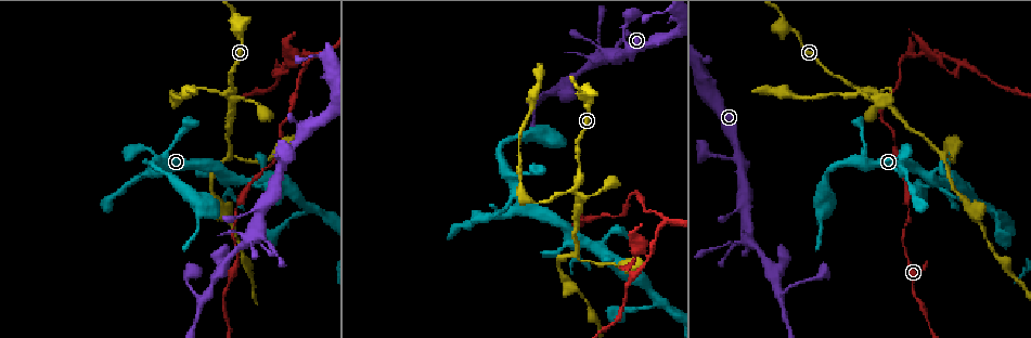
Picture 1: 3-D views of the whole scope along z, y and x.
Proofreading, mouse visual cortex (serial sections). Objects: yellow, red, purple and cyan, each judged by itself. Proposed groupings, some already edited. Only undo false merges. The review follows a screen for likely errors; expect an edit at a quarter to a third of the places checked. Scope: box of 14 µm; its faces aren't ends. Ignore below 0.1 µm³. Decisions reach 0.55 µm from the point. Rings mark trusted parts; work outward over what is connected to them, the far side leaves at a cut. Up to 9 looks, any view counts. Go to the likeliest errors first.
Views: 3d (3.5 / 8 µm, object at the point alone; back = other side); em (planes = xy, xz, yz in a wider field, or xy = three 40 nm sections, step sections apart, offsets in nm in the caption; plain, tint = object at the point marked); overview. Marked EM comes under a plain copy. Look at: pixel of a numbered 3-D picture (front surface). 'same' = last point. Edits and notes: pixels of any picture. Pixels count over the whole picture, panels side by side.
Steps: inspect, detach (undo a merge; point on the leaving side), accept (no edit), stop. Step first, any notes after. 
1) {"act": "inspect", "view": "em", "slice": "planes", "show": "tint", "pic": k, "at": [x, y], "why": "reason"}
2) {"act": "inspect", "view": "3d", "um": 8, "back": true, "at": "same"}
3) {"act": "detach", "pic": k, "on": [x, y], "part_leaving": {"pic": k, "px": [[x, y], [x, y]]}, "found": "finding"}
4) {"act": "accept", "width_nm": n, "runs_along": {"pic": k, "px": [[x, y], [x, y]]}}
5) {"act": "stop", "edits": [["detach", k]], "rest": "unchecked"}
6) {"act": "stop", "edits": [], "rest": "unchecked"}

{"act": "inspect", "view": "3d", "um": 3.5, "pic": 1, "at": [909, 55], "why": "sharp bend"}

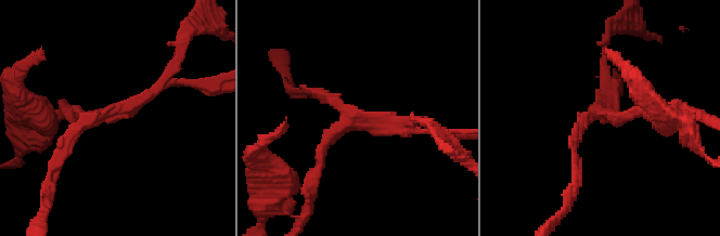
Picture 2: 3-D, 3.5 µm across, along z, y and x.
{"act": "inspect", "view": "em", "slice": "xy", "step": 2, "show": "tint", "pic": 2, "at": [102, 114], "arms": 3, "arm_widths_nm": [150, 150, 150], "why": "now the EM"}

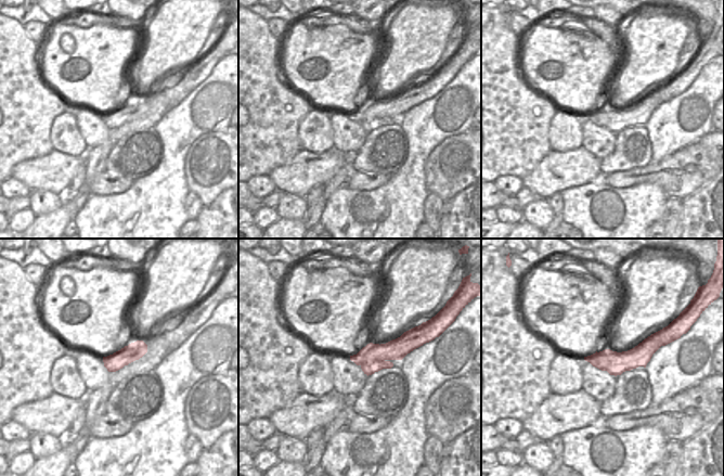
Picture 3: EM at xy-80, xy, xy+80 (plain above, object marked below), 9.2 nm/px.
{"act": "detach", "pic": 2, "on": [202, 81], "part_leaving": {"pic": 2, "px": [[347, 119], [320, 149], [313, 178], [283, 185]]}, "found": "a second cell is stuck on"}

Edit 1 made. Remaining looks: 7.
{"act": "inspect", "view": "3d", "um": 8, "pic": 1, "at": [573, 190], "why": "four arms meet"}

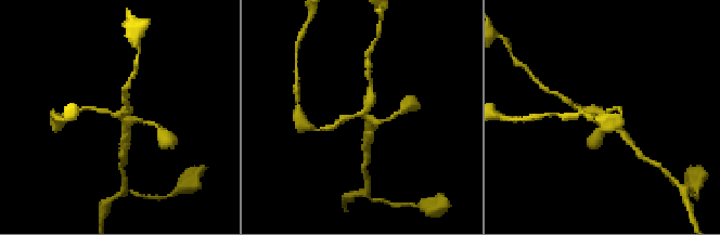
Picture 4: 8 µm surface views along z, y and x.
{"act": "inspect", "view": "3d", "um": 3.5, "pic": 4, "at": [363, 112], "why": "zoom in"}

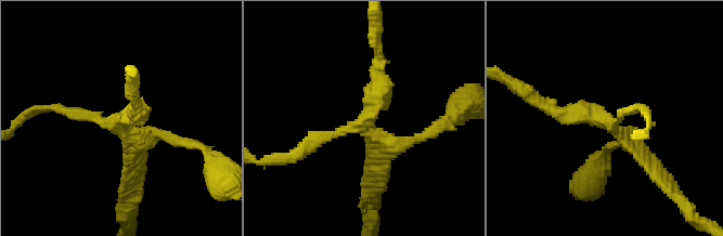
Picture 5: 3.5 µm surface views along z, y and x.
{"act": "inspect", "view": "em", "slice": "xy", "step": 1, "show": "tint", "pic": 5, "at": [365, 121], "why": "now the EM"}

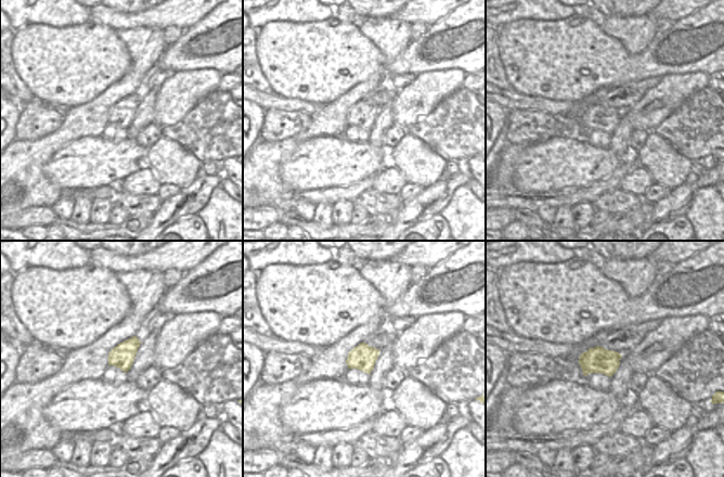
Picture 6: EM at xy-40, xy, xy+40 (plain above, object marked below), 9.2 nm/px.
{"act": "accept", "arms": 4, "runs_along": {"pic": 5, "px": [[542, 104], [601, 117], [654, 170]]}, "found": "continuous, no second cell"}

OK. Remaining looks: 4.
{"act": "inspect", "view": "3d", "um": 3.5, "pic": 1, "at": [577, 254], "why": "three arms meet"}

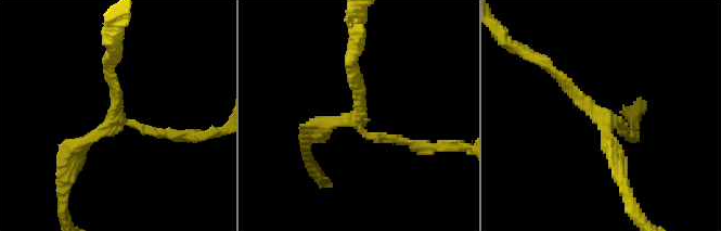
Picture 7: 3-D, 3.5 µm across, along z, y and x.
{"act": "inspect", "view": "em", "slice": "xy", "step": 5, "show": "tint", "pic": 7, "at": [114, 119], "arms": 3, "arm_widths_nm": [150, 150, 200], "why": "now the EM"}

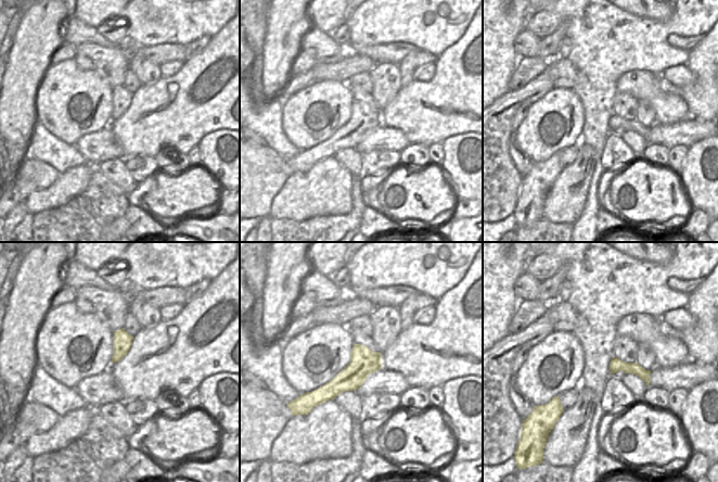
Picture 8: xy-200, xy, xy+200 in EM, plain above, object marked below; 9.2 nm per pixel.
{"act": "inspect", "view": "em", "slice": "xy", "step": 1, "show": "tint", "at": "same", "why": "cut it another way"}

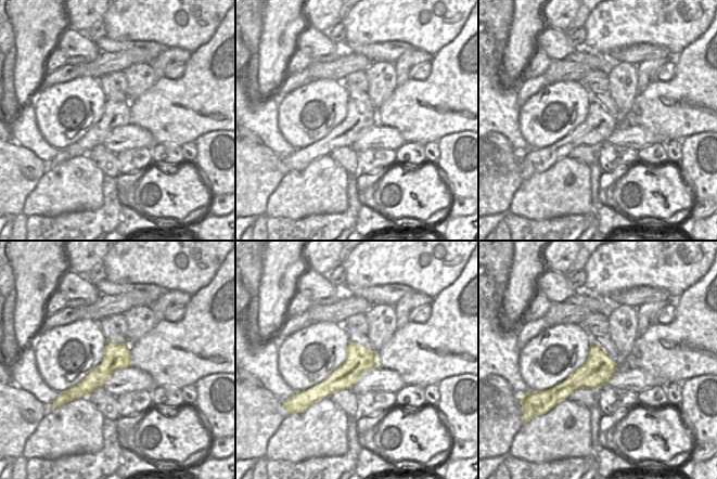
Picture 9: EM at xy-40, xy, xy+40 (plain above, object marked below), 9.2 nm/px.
{"act": "accept", "found": "one cell here"}

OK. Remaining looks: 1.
{"act": "stop", "edits": [["detach", 2]], "rest": "unchecked"}

